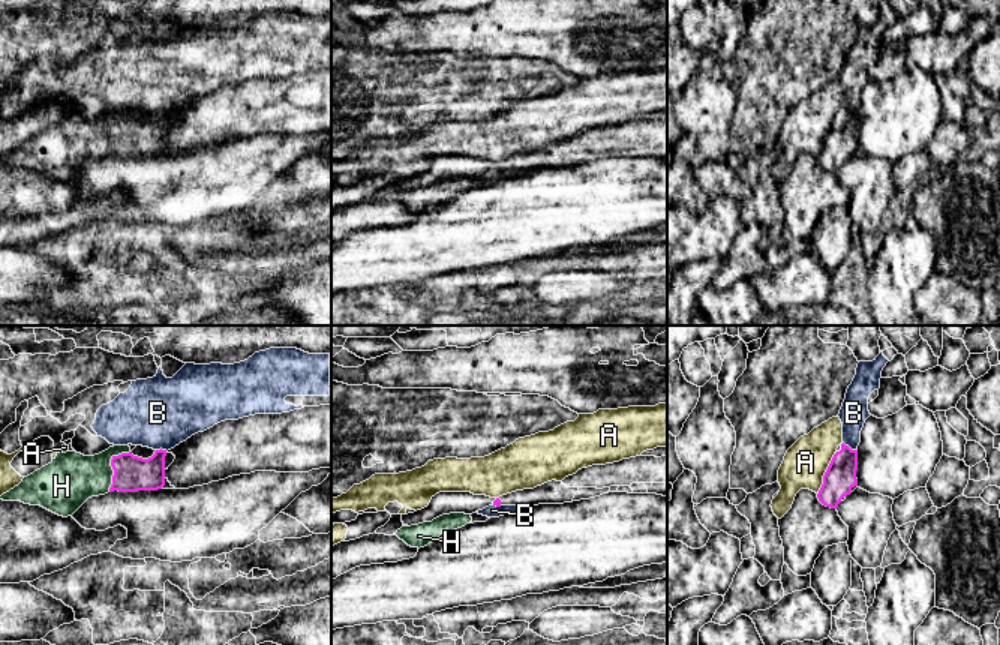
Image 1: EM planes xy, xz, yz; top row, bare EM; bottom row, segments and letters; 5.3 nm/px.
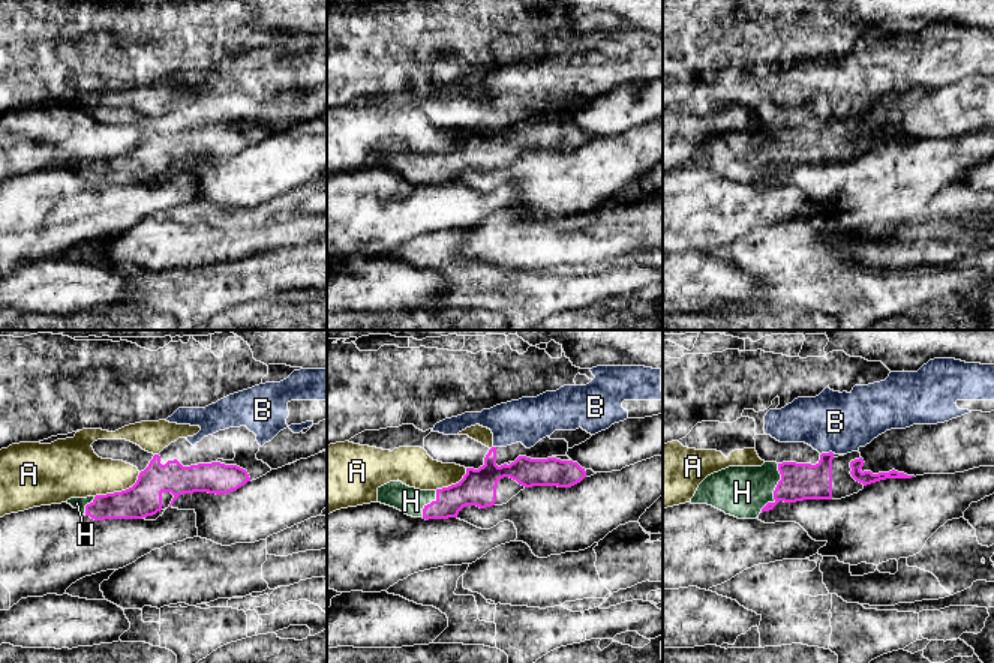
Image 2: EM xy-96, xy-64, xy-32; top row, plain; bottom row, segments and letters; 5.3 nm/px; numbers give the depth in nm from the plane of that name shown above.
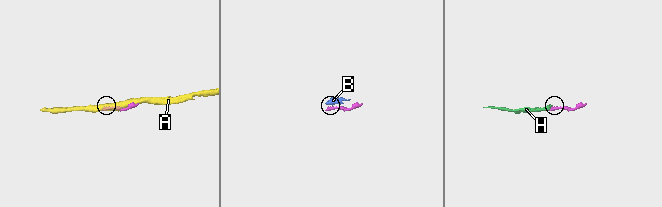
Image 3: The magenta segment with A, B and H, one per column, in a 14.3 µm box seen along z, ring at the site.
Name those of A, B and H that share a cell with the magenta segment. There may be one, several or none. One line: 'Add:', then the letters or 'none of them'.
Add: H

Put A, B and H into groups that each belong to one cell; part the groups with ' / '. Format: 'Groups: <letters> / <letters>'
Groups: A / B / H

